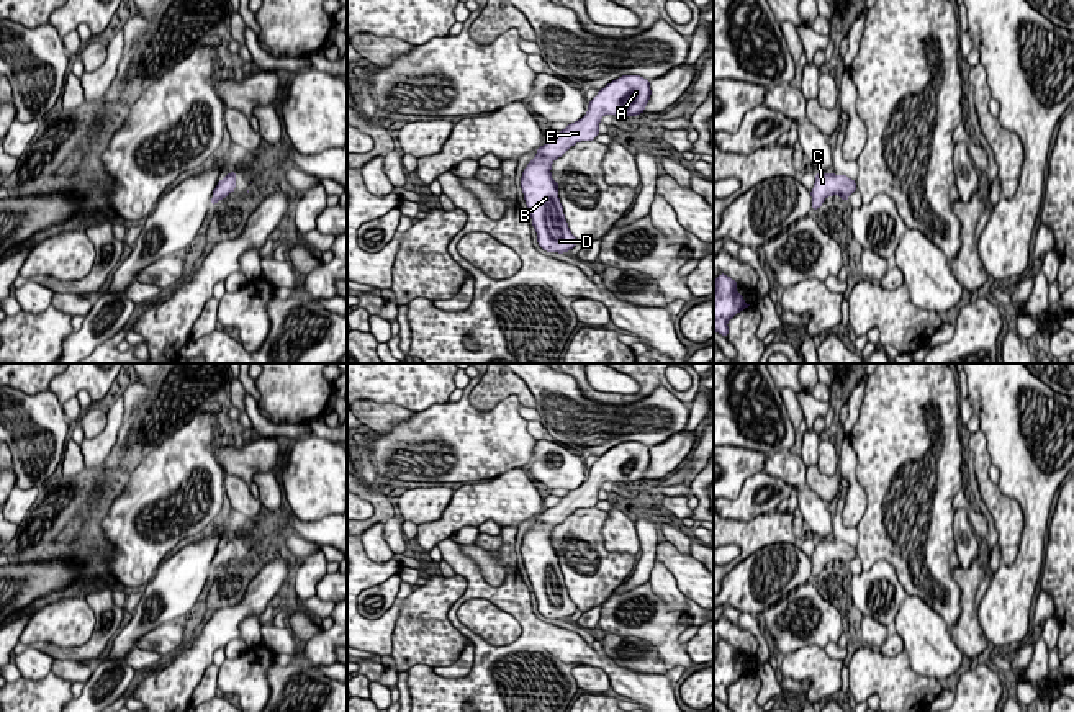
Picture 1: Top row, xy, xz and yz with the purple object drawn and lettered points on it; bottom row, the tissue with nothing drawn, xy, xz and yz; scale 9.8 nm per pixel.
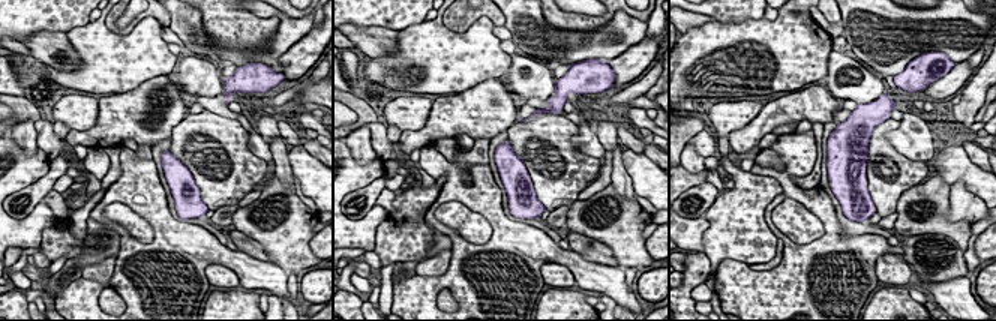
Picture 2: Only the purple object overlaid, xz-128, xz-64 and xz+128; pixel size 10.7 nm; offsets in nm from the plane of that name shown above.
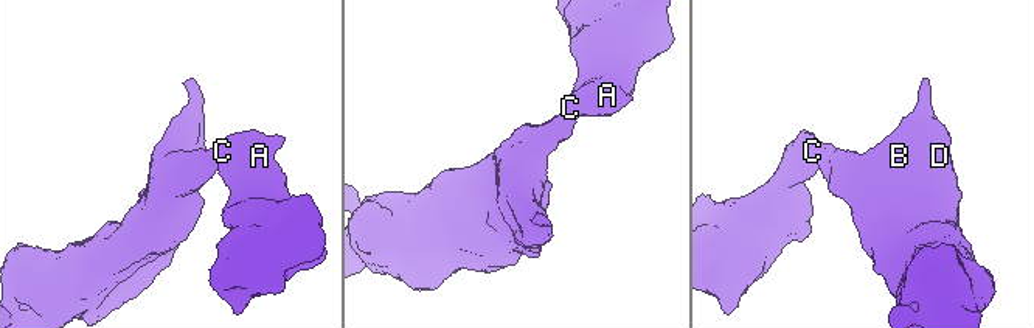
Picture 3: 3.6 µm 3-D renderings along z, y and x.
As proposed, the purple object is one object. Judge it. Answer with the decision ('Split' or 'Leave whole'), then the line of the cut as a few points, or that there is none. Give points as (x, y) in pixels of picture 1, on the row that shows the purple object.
Leave whole. No split

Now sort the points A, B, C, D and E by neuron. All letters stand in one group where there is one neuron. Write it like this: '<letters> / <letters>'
A B C D E

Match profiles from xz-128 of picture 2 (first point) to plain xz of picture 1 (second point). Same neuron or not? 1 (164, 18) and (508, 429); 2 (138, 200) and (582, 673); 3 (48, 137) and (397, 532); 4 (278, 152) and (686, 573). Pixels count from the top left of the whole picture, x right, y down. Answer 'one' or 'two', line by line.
1: two
2: two
3: one
4: two

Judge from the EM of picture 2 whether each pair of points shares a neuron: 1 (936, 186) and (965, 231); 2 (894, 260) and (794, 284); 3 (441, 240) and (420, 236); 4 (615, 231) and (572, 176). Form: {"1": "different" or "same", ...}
{"1": "same", "2": "different", "3": "different", "4": "different"}

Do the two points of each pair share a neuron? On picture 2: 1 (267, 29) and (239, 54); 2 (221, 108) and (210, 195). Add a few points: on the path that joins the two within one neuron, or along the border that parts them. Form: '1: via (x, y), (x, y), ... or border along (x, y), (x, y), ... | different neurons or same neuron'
1: via (260, 33), (246, 47) | same neuron
2: border along (204, 108), (236, 120) | different neurons

